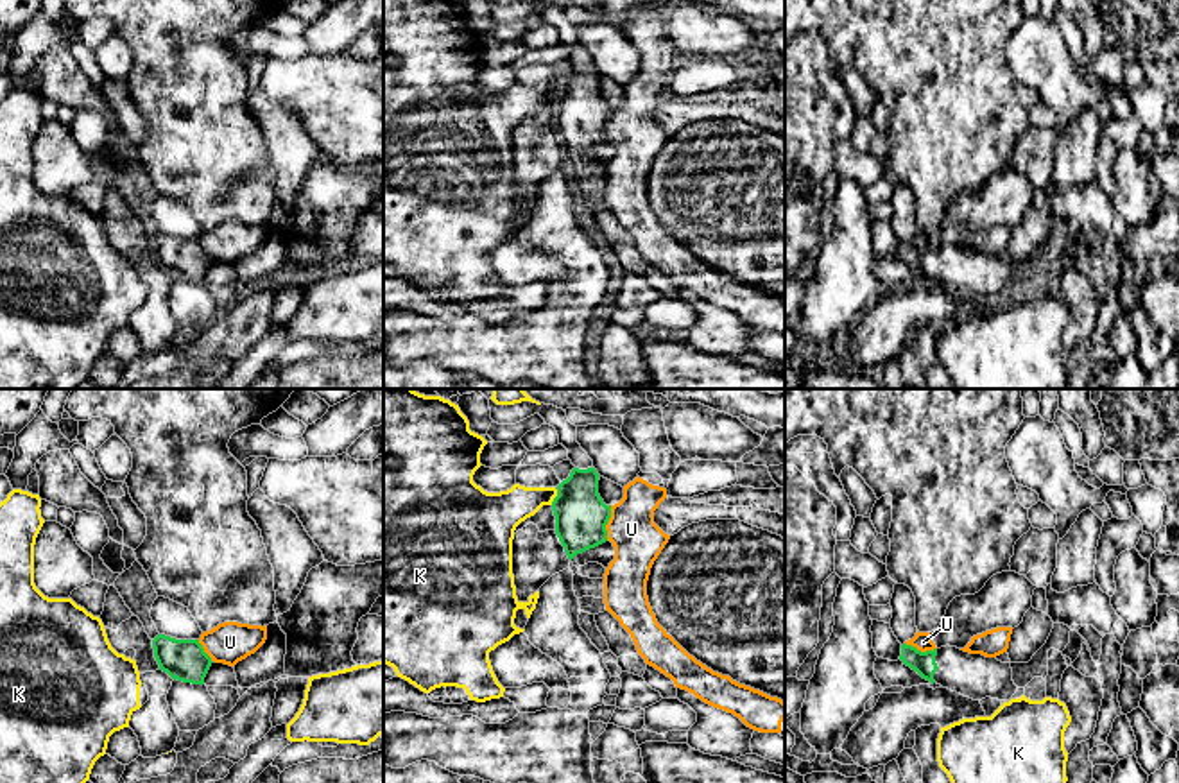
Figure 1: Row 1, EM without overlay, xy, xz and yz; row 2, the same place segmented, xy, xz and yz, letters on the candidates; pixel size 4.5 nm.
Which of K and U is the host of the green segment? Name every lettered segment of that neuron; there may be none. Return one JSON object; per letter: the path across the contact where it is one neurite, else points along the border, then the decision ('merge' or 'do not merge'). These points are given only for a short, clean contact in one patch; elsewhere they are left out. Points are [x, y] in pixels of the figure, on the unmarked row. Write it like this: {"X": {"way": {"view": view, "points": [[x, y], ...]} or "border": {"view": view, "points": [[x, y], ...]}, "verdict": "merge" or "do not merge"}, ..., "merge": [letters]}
{"K": {"border": {"view": "xz", "points": [[558, 88], [550, 103]]}, "verdict": "do not merge"}, "U": {"border": {"view": "xz", "points": [[611, 104], [606, 138]]}, "verdict": "do not merge"}, "merge": []}

